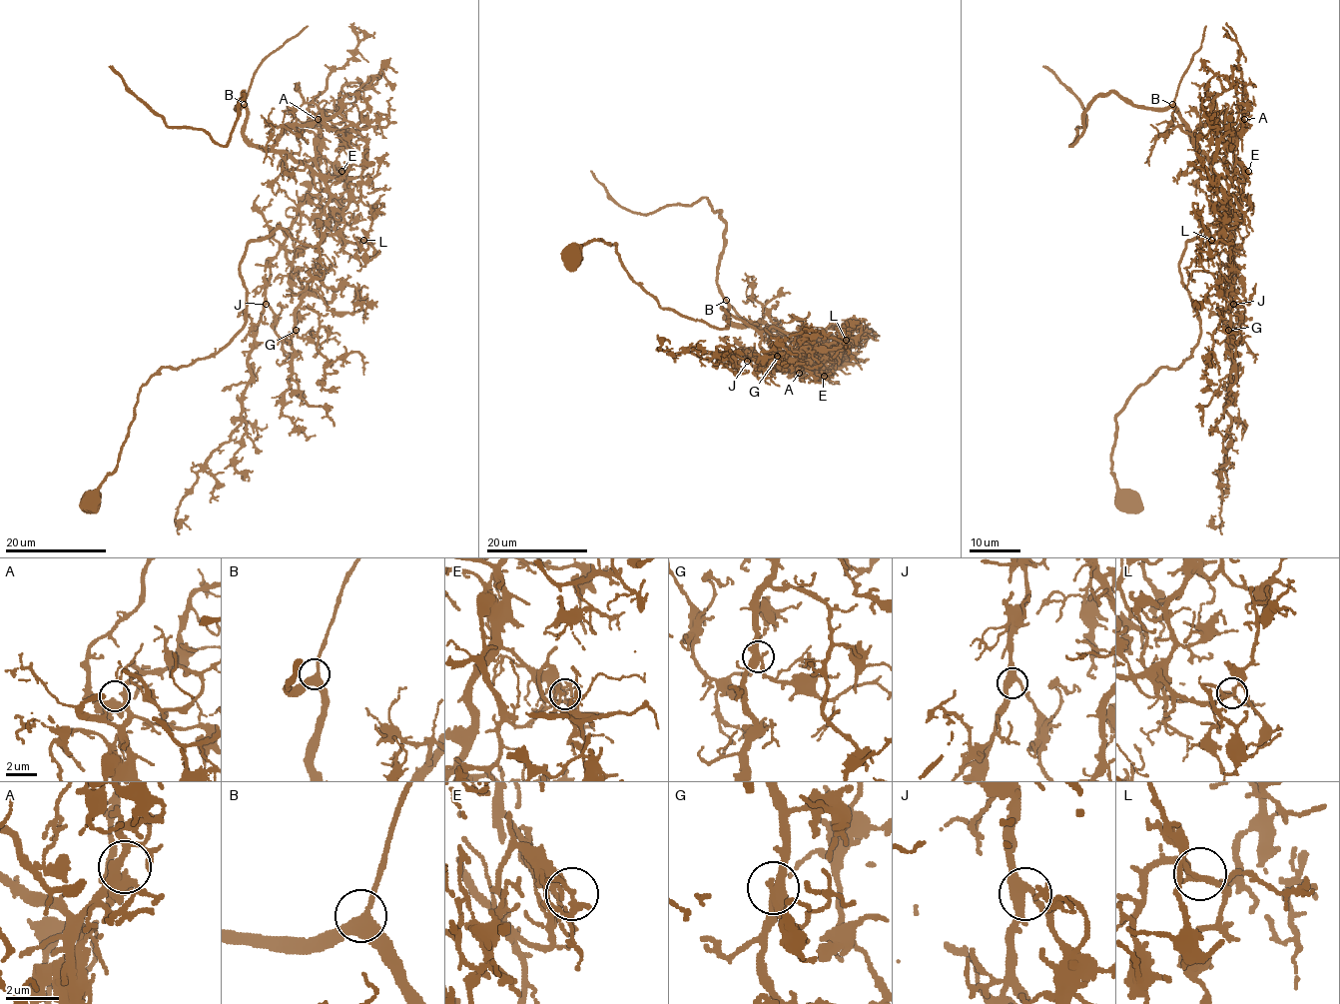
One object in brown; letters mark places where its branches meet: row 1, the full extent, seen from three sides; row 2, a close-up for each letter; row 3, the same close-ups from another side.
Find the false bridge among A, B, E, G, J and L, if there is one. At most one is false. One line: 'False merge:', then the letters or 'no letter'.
False merge: E

